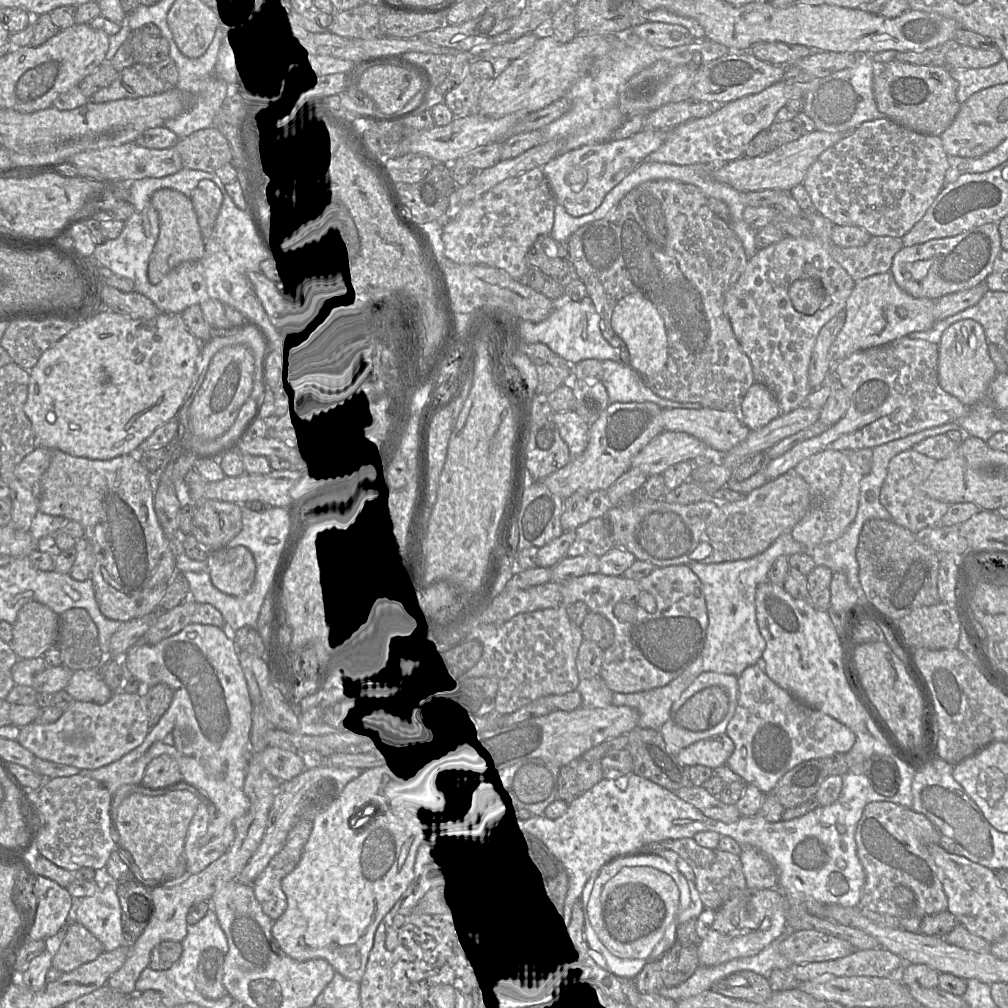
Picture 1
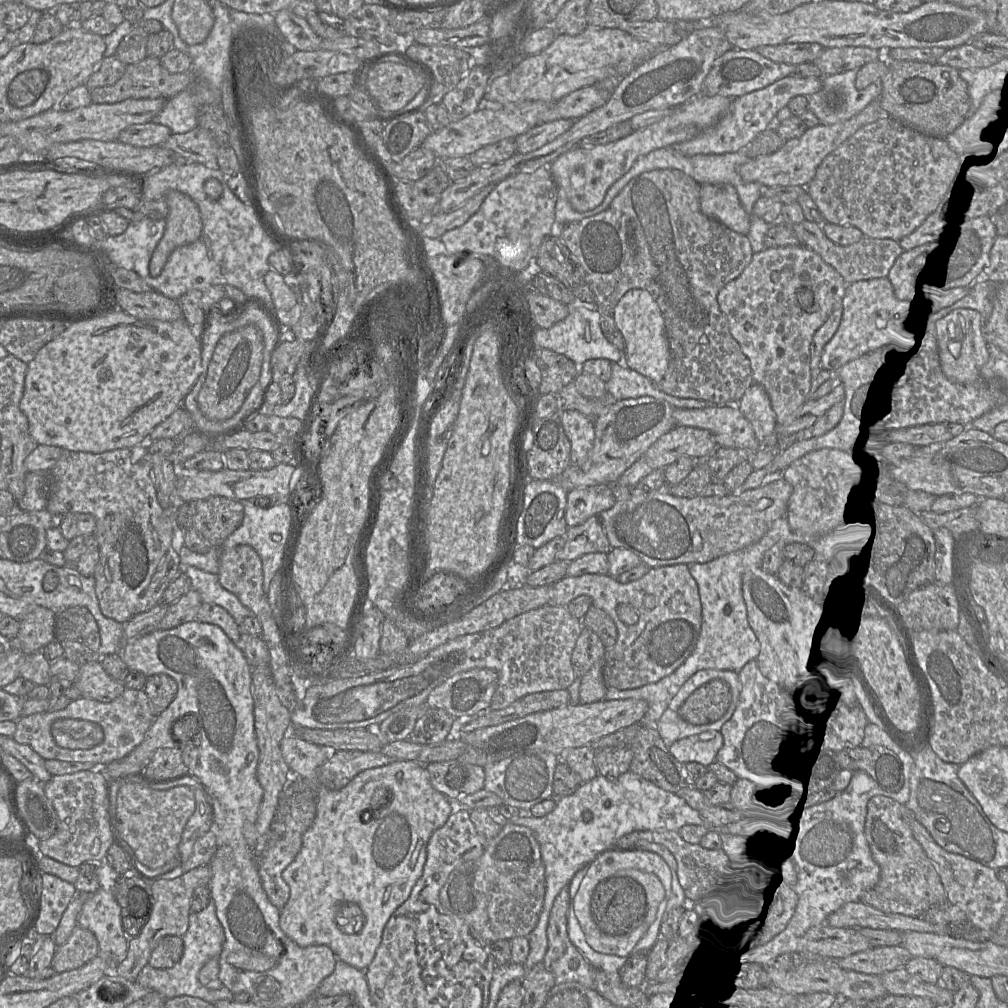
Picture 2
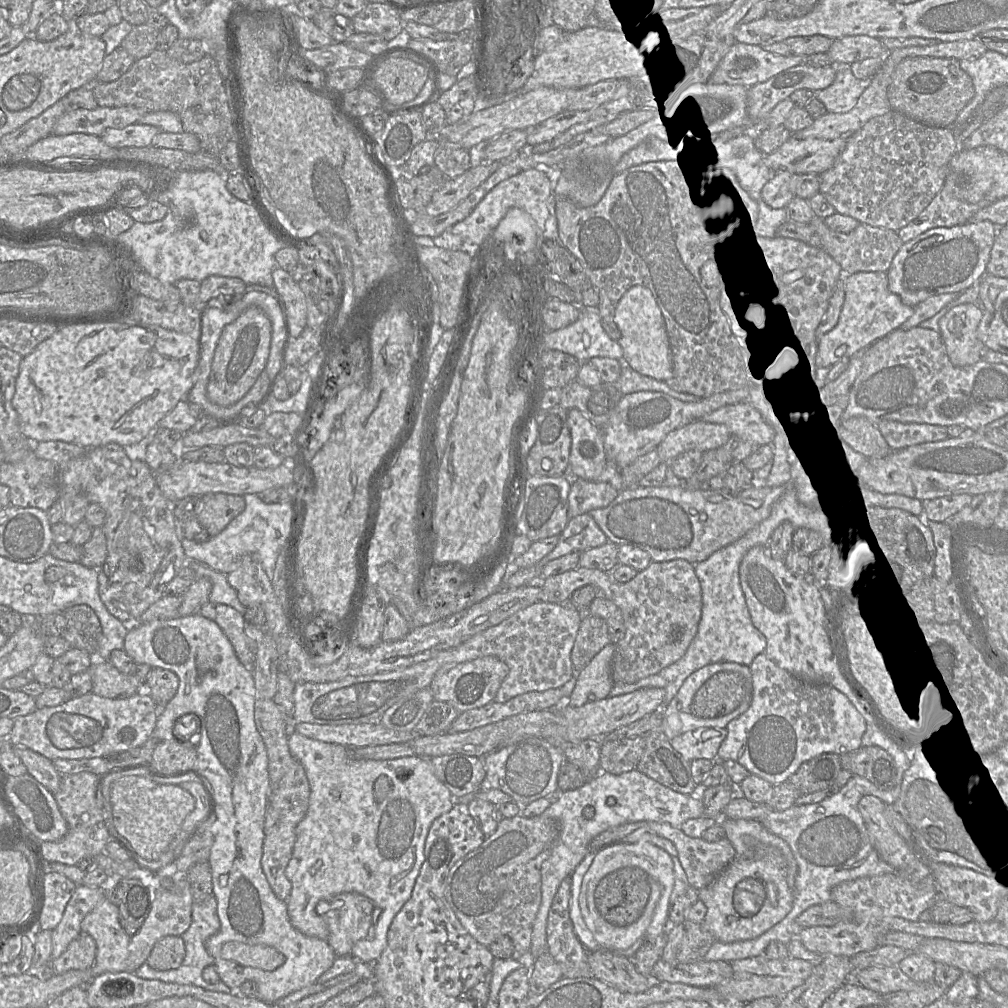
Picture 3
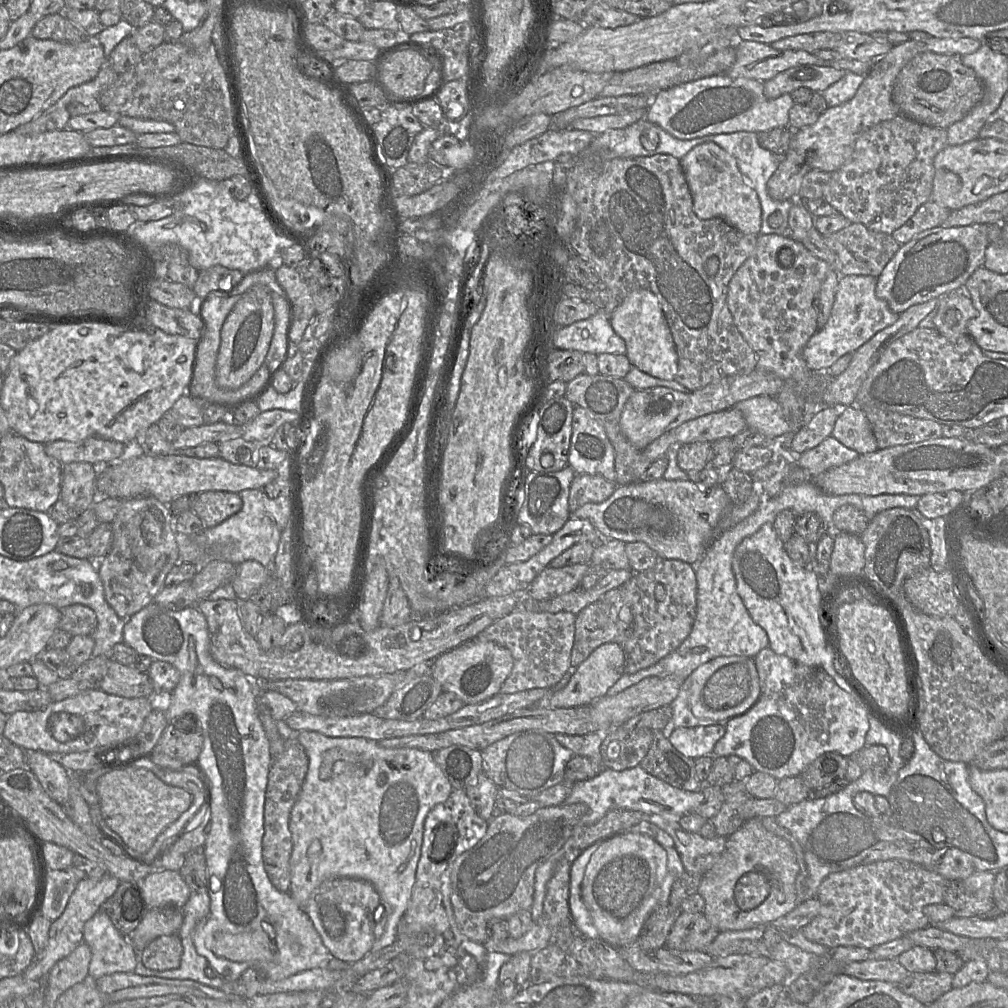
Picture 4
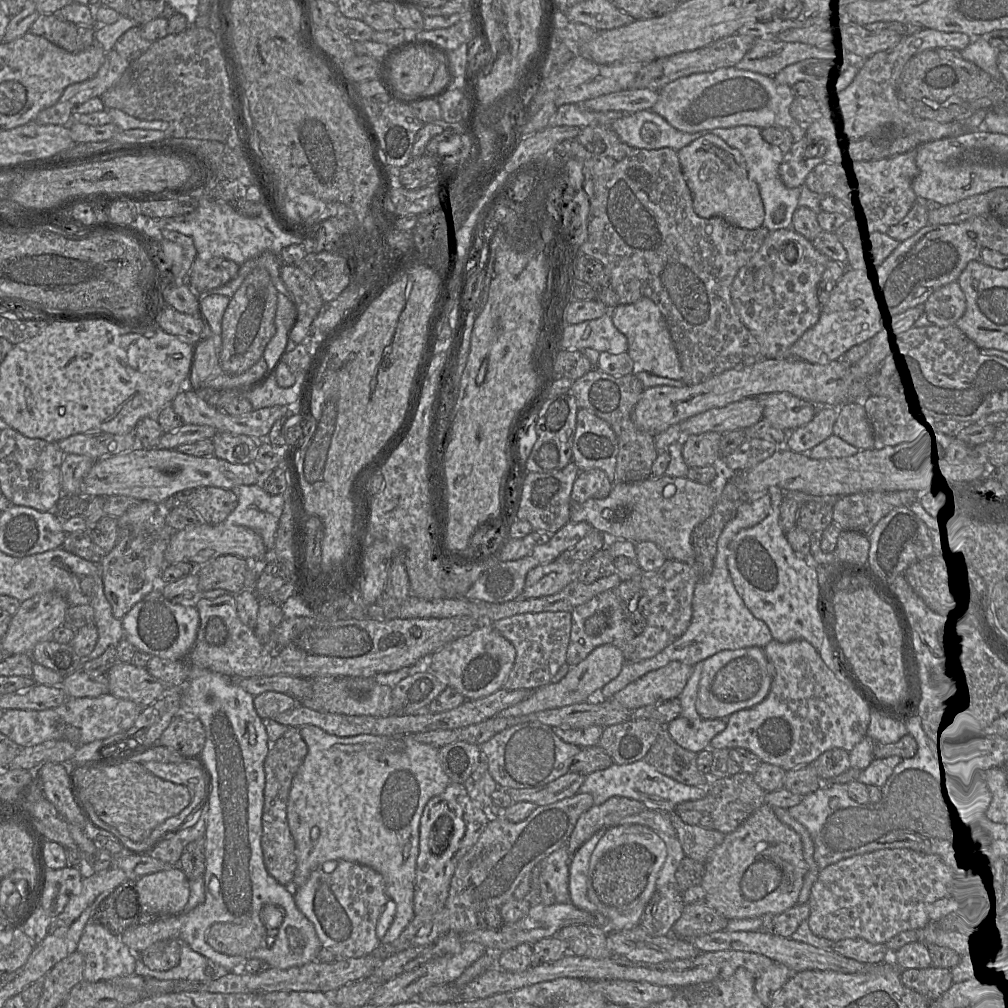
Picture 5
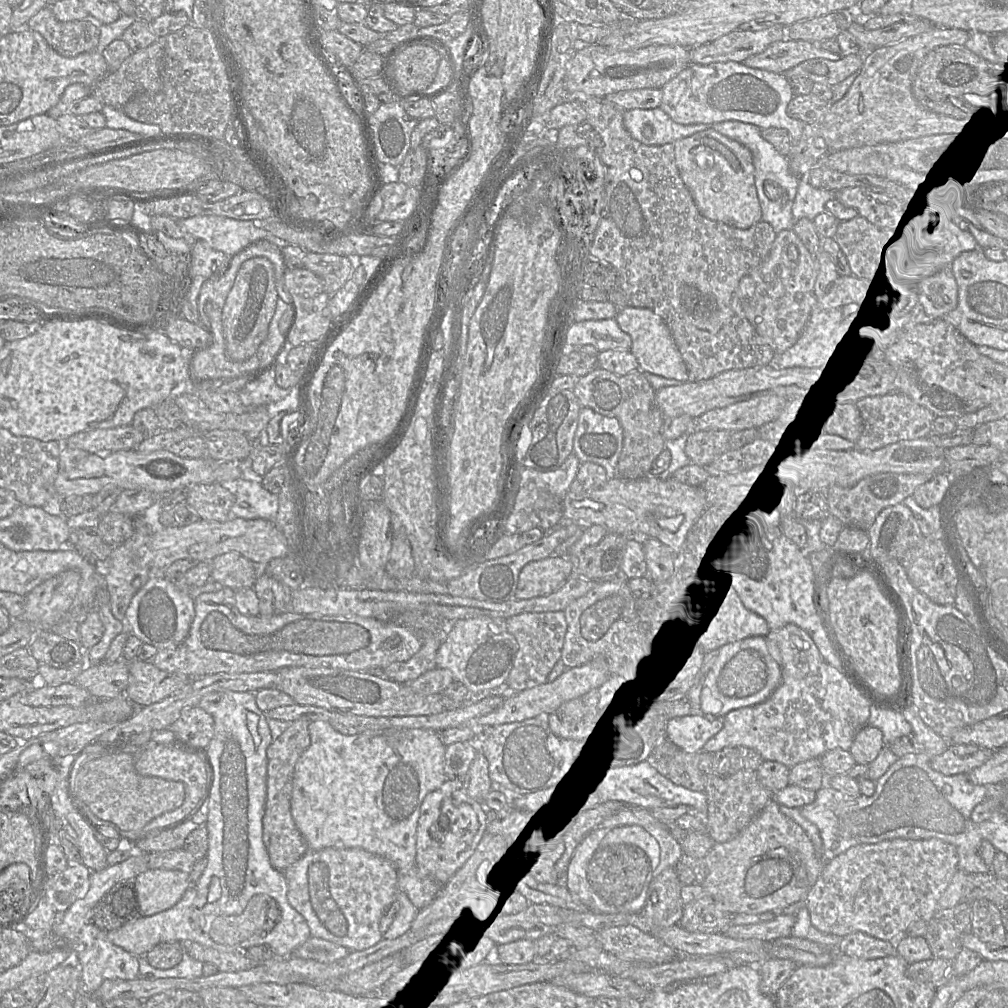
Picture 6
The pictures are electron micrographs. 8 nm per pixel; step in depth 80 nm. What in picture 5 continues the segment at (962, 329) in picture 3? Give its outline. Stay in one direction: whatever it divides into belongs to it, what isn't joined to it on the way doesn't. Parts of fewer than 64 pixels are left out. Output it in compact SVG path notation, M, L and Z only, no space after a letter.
M958 281L934 291L923 304L929 321L939 327L953 326L966 310L966 298Z

